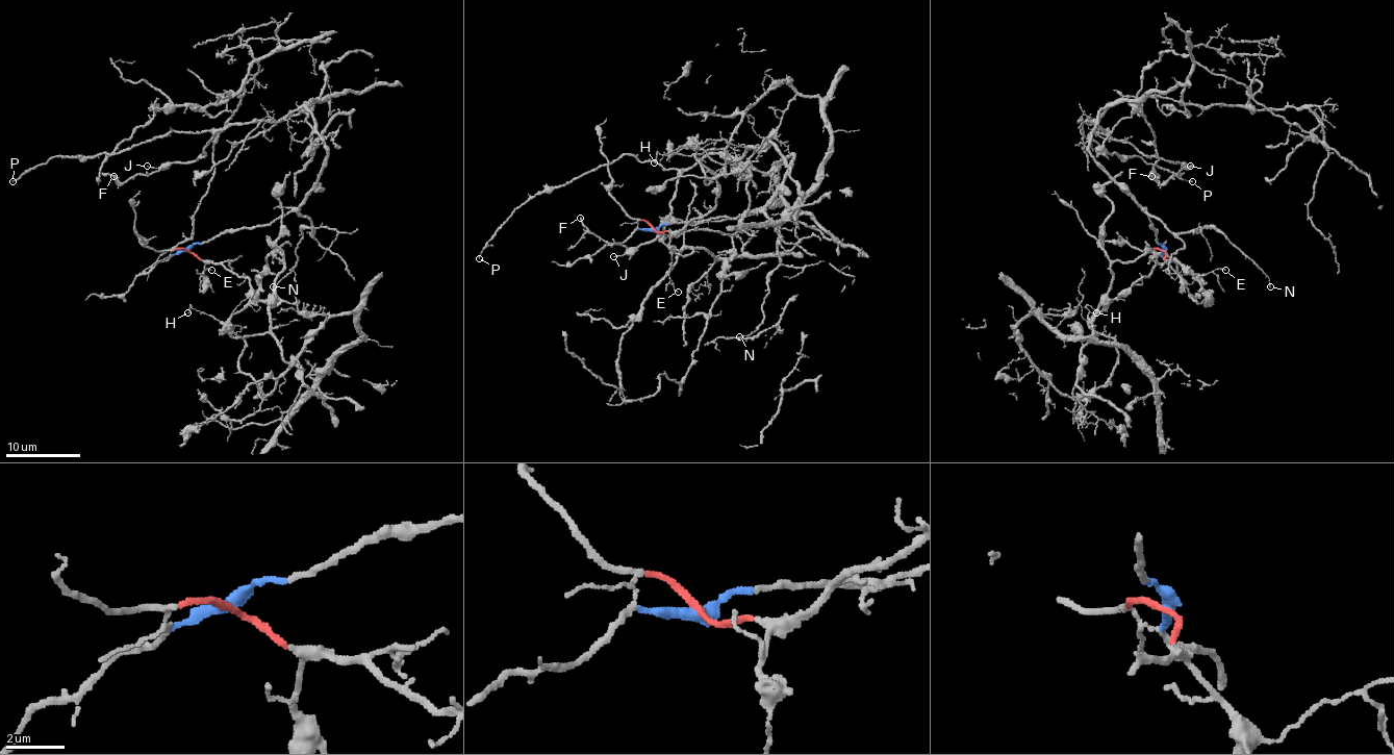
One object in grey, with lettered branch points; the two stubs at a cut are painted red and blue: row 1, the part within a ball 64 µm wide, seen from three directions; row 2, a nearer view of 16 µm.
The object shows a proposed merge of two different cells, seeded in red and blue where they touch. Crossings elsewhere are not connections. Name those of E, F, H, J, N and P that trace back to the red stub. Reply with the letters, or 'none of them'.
E, H

